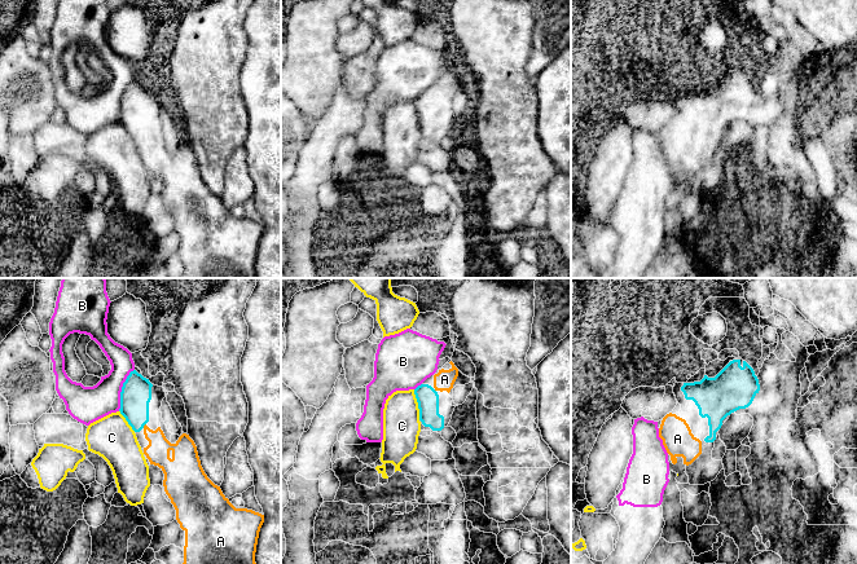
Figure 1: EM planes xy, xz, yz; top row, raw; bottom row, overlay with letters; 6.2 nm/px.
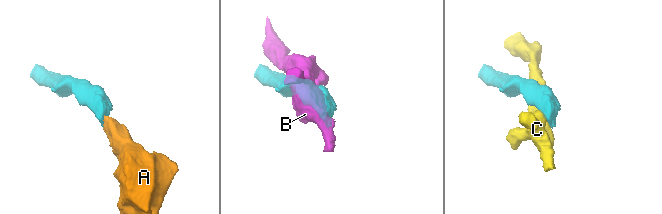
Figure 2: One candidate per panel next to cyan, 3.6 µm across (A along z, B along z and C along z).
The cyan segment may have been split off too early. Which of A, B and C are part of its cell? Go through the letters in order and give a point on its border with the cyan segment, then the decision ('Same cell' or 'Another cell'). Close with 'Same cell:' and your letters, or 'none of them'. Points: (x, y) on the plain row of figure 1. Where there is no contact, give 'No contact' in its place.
A: Touches cyan at xy (144, 135). Same cell
B: Touches cyan at xy (122, 100). Another cell
C: Touches cyan at xz (418, 115). Another cell
Same cell: A

